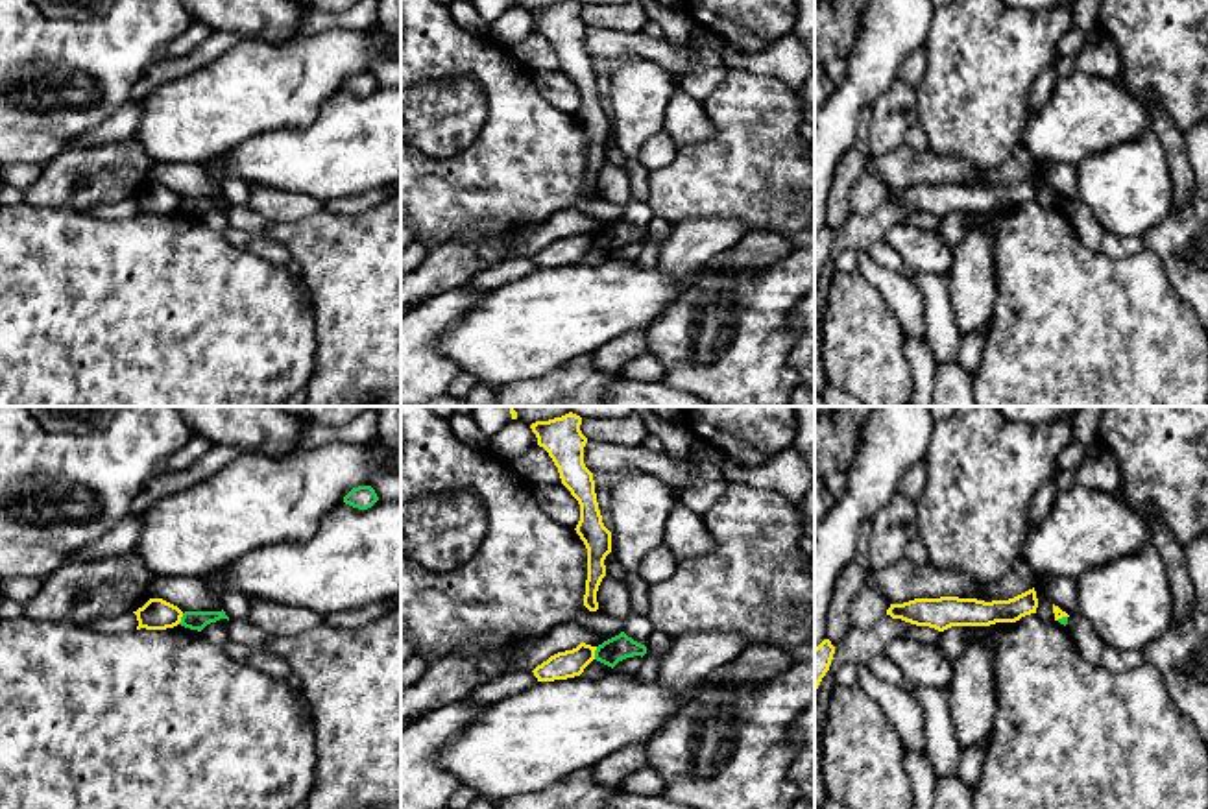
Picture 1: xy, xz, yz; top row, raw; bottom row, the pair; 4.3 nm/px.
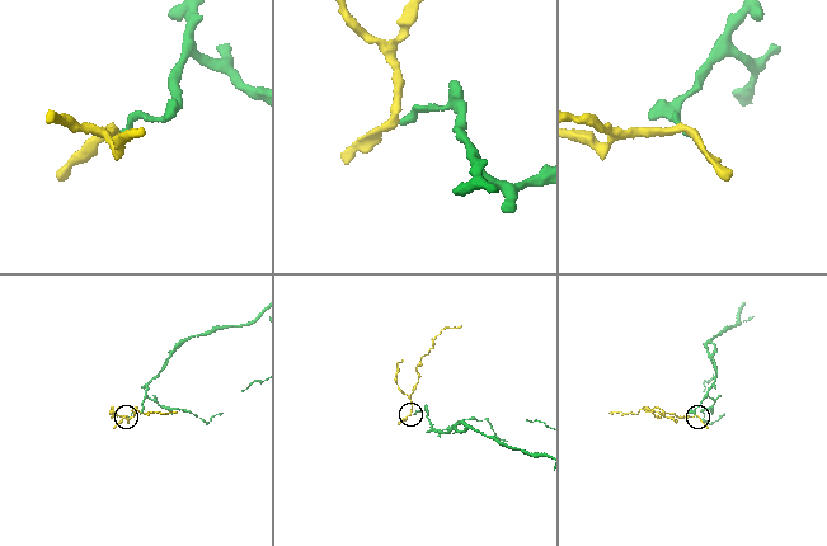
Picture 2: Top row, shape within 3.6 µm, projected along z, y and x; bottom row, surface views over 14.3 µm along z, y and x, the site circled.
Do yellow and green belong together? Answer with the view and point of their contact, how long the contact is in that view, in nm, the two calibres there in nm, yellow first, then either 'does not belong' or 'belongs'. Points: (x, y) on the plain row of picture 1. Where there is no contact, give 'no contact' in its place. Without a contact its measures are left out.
meets yellow in xz at (593, 239); contact 60 nm long; 120 nm thick on the yellow side, 110 nm on the other; does not belong

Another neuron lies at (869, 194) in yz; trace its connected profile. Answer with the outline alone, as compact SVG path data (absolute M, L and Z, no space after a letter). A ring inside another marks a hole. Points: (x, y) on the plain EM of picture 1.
M863 172L850 194L850 211L857 216L874 214L883 207L890 188L874 174Z

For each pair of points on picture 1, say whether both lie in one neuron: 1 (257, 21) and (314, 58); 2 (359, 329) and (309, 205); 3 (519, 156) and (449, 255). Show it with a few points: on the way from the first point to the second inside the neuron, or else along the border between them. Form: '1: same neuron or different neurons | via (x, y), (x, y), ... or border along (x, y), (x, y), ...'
1: different neurons | border along (302, 34), (281, 41), (248, 41)
2: different neurons | border along (322, 207), (296, 220), (270, 222)
3: different neurons | border along (503, 229), (468, 239), (449, 239), (431, 250)

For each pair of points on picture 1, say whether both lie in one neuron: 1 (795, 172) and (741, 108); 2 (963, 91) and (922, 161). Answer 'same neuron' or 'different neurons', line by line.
1: same neuron
2: different neurons

